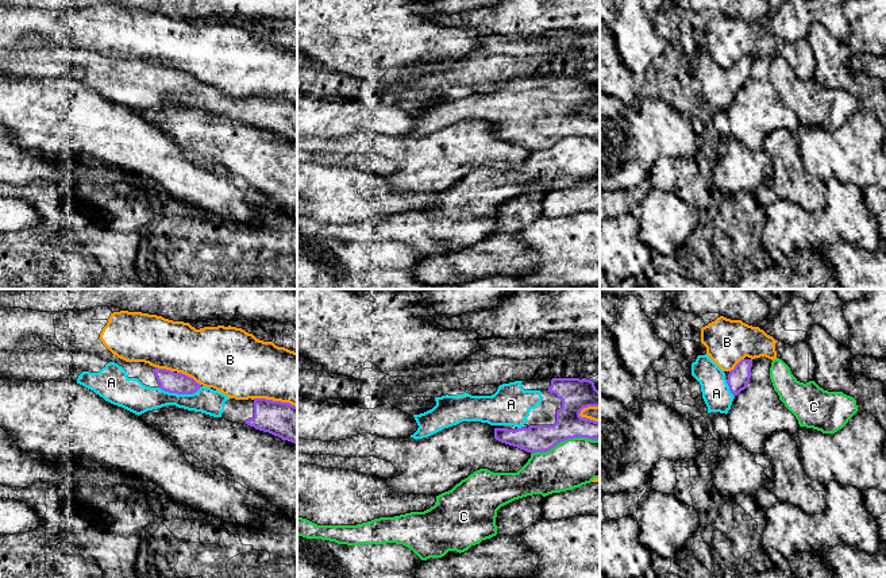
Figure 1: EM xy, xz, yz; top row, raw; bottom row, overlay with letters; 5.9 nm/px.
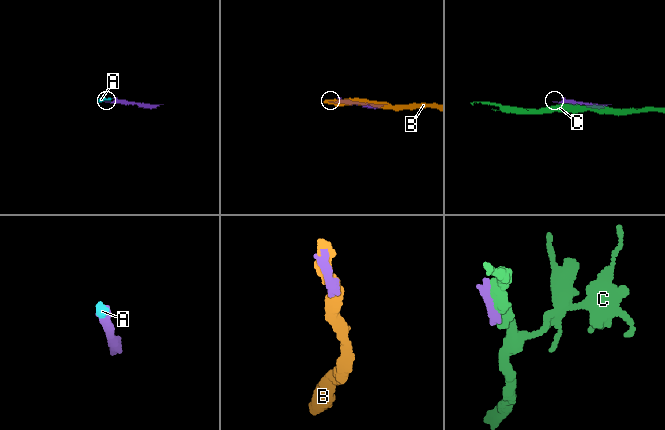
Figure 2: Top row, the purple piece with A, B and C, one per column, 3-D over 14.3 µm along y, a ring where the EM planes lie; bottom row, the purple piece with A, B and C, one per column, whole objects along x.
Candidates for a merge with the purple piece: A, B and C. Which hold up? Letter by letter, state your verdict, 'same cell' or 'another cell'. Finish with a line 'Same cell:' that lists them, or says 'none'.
A: same cell
B: another cell
C: another cell
Same cell: A

